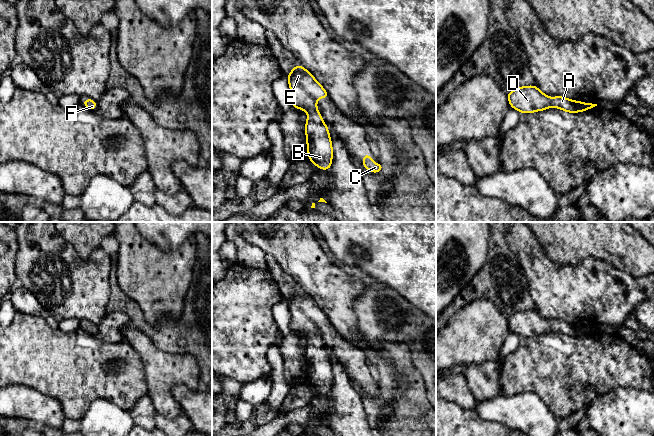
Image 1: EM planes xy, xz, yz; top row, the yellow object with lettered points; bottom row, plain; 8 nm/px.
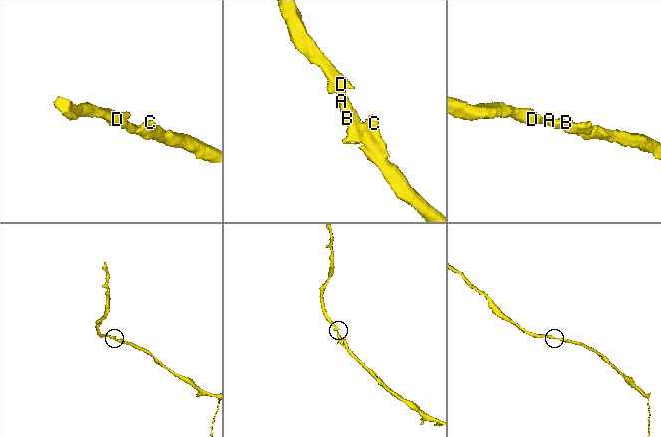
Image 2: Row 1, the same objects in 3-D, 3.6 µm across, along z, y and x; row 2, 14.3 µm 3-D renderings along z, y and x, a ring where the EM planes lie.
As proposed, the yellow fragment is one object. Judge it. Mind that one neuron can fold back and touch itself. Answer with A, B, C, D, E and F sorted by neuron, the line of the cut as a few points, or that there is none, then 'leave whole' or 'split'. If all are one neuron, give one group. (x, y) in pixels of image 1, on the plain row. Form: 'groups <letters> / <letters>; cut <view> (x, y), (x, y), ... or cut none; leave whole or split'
groups A B C D E F; cut none; leave whole

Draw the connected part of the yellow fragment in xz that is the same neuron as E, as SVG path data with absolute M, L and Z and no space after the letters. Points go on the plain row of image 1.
M300 288L287 299L291 313L290 328L308 337L305 348L307 376L310 385L322 394L332 389L332 366L328 351L317 335L317 322L329 322L328 316Z

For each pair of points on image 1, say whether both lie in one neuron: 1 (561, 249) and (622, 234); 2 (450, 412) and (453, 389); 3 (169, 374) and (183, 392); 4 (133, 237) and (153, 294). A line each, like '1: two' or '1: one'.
1: one
2: two
3: two
4: one

